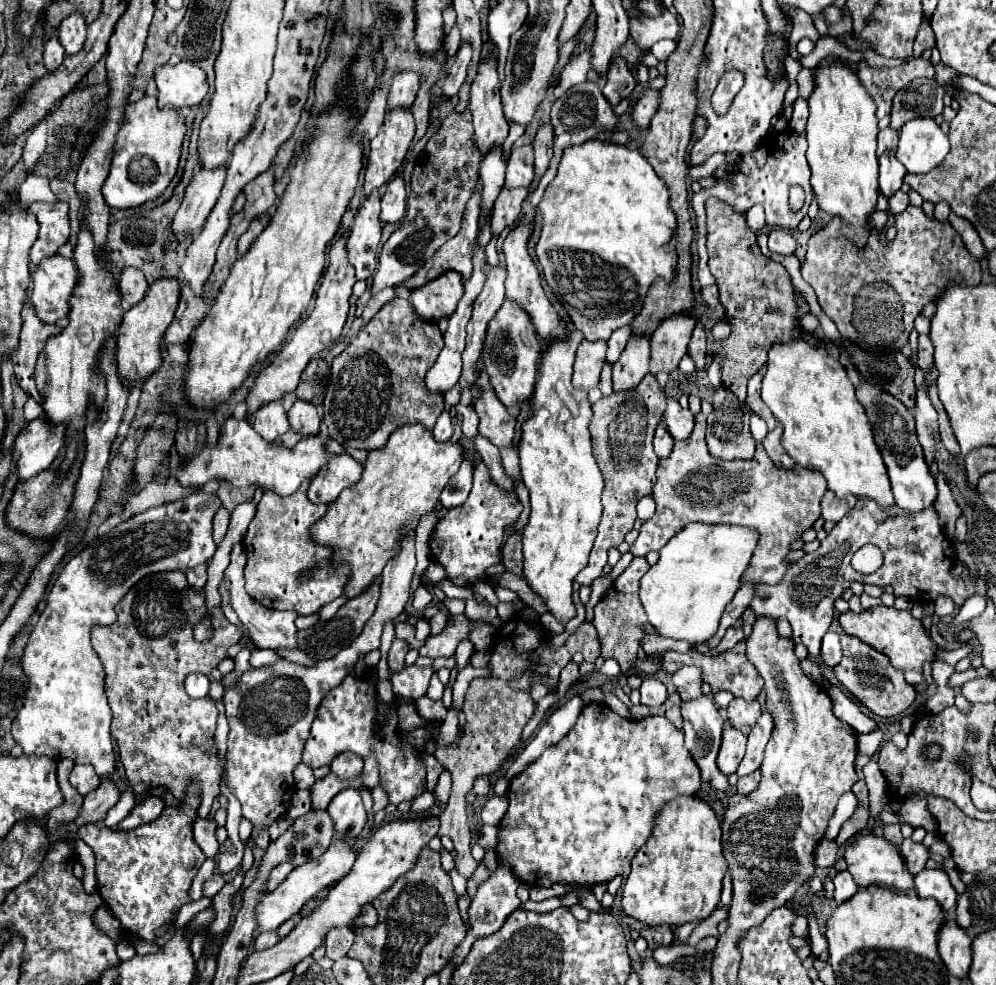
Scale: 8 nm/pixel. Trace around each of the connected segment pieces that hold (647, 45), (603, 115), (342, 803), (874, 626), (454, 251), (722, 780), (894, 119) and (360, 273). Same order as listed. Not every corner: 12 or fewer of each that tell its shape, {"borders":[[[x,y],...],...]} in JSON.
{"borders":[[[635,3],[631,39],[643,51],[661,39],[677,39],[679,21],[661,7],[649,17]],[[595,81],[553,103],[557,169],[563,149],[613,129],[617,117]],[[343,789],[327,813],[343,839],[359,837],[367,813],[357,789]],[[879,605],[839,625],[885,653],[905,681],[941,649],[909,611]],[[481,185],[463,215],[463,227],[413,277],[417,289],[445,271],[471,277],[471,251],[477,241]],[[699,695],[681,701],[685,749],[711,789],[729,789],[715,759],[723,719]],[[919,79],[899,89],[891,129],[913,117],[937,117],[945,87]],[[379,193],[353,217],[347,261],[357,279],[377,267],[381,239]]]}

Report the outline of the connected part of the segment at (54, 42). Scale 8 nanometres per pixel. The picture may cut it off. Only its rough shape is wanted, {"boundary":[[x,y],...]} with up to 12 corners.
{"boundary":[[55,35],[45,41],[47,71],[55,71],[65,57]]}

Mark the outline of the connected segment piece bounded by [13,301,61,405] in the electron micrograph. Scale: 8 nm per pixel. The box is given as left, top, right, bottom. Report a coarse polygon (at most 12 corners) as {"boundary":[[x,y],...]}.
{"boundary":[[31,301],[23,309],[21,341],[13,355],[21,389],[43,405],[35,363],[57,325],[37,319]]}

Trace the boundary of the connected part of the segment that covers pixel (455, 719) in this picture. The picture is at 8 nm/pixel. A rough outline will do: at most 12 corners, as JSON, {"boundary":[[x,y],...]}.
{"boundary":[[451,707],[441,725],[441,745],[457,737],[459,715]]}

